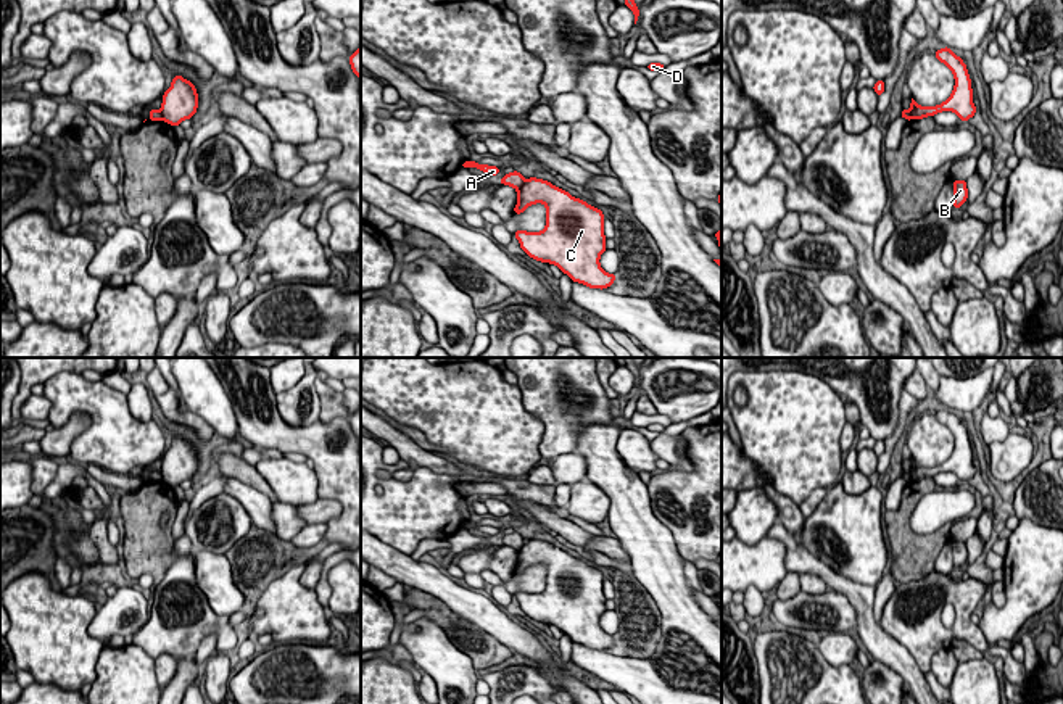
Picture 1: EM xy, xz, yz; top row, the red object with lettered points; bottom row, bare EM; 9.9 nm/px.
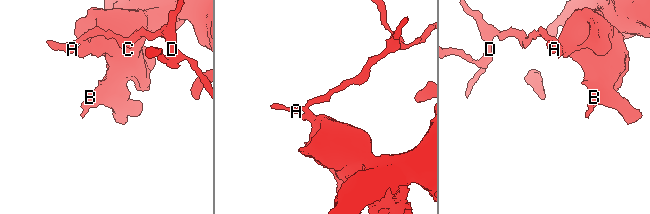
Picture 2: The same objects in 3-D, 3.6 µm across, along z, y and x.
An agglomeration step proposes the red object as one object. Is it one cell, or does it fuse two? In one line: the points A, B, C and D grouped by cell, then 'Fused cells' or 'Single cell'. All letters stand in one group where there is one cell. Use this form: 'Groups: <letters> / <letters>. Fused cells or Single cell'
Groups: A D / B C. Fused cells

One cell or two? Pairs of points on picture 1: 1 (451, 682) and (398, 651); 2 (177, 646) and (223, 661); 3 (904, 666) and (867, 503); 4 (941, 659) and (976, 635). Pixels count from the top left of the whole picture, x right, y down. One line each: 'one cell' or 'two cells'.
1: two cells
2: two cells
3: two cells
4: two cells

